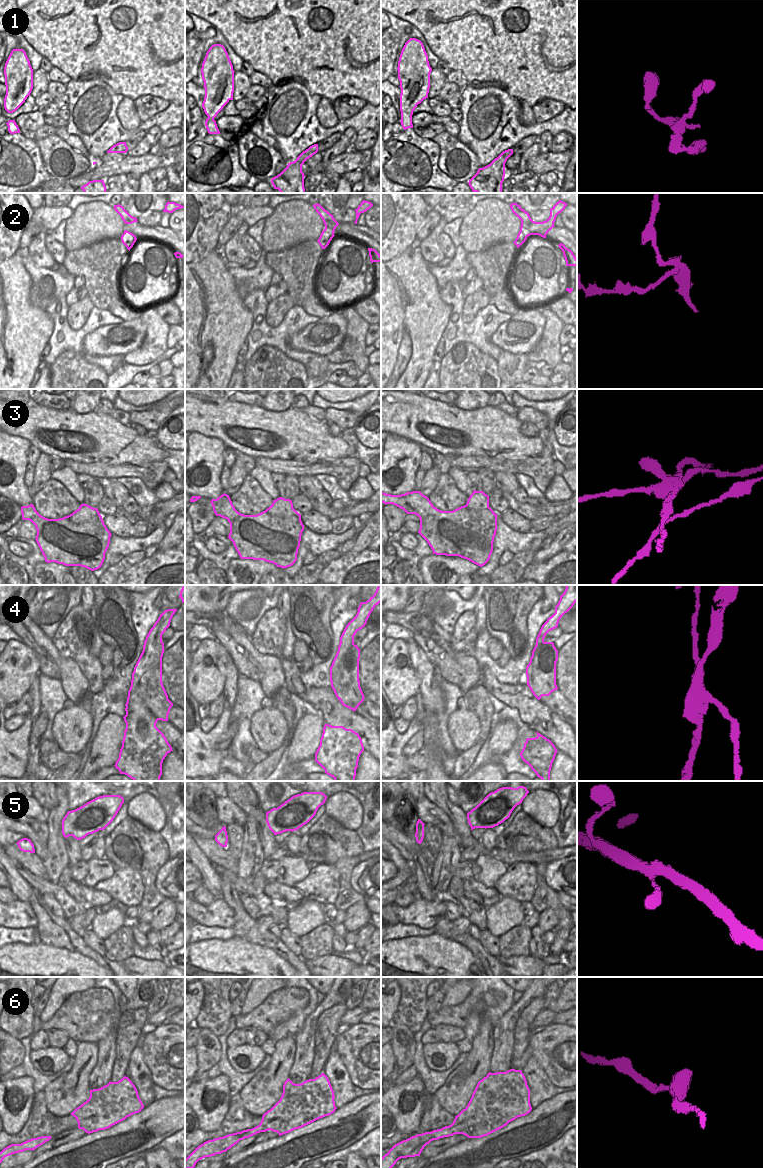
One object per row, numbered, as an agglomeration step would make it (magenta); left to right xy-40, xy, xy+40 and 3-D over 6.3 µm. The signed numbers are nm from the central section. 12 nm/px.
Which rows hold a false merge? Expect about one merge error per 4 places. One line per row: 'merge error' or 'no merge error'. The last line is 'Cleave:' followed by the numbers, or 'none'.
1: no merge error
2: merge error
3: merge error
4: merge error
5: no merge error
6: no merge error
Cleave: 2, 3, 4

